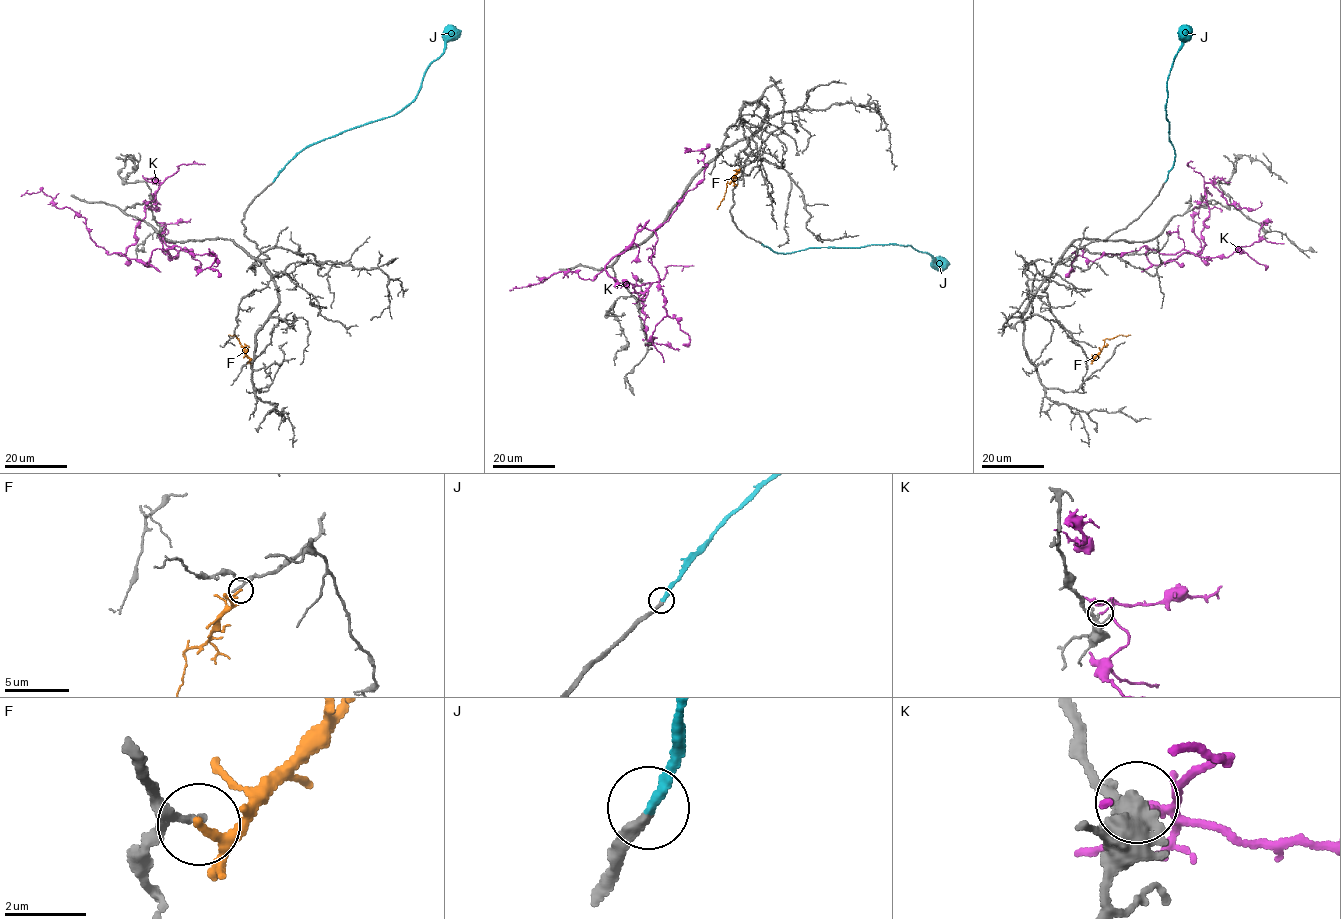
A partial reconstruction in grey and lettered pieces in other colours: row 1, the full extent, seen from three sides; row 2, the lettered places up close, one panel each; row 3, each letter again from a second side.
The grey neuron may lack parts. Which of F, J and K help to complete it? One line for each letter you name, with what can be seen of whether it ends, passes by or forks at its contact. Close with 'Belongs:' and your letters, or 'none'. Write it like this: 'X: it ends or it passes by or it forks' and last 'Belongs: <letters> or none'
J: it ends
Belongs: J

